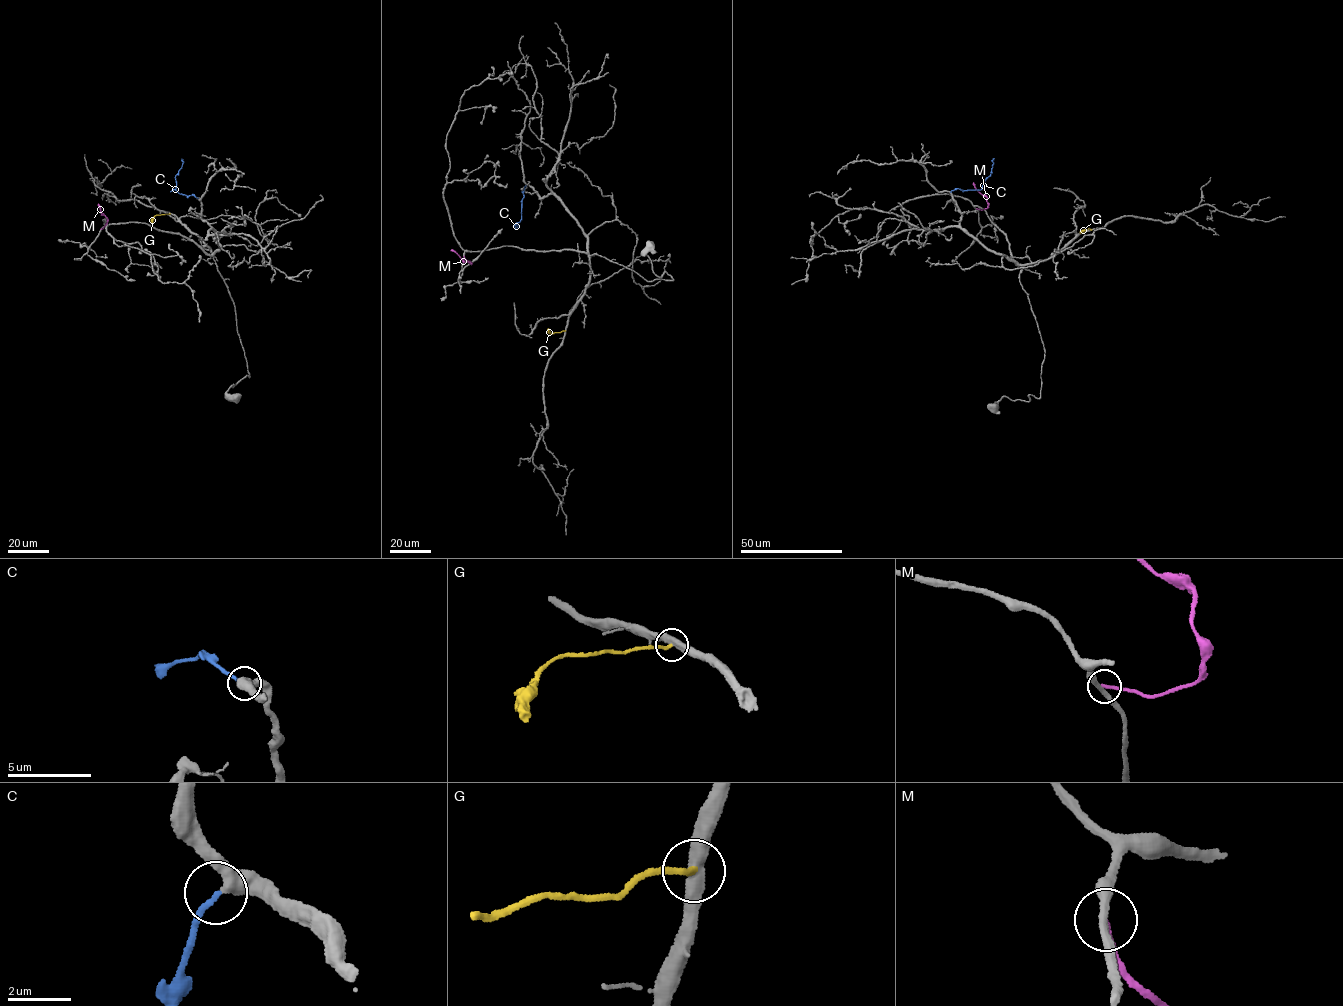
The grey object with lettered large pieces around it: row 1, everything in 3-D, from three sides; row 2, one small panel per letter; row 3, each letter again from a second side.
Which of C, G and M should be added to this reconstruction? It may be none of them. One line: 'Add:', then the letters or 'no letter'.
Add: C

